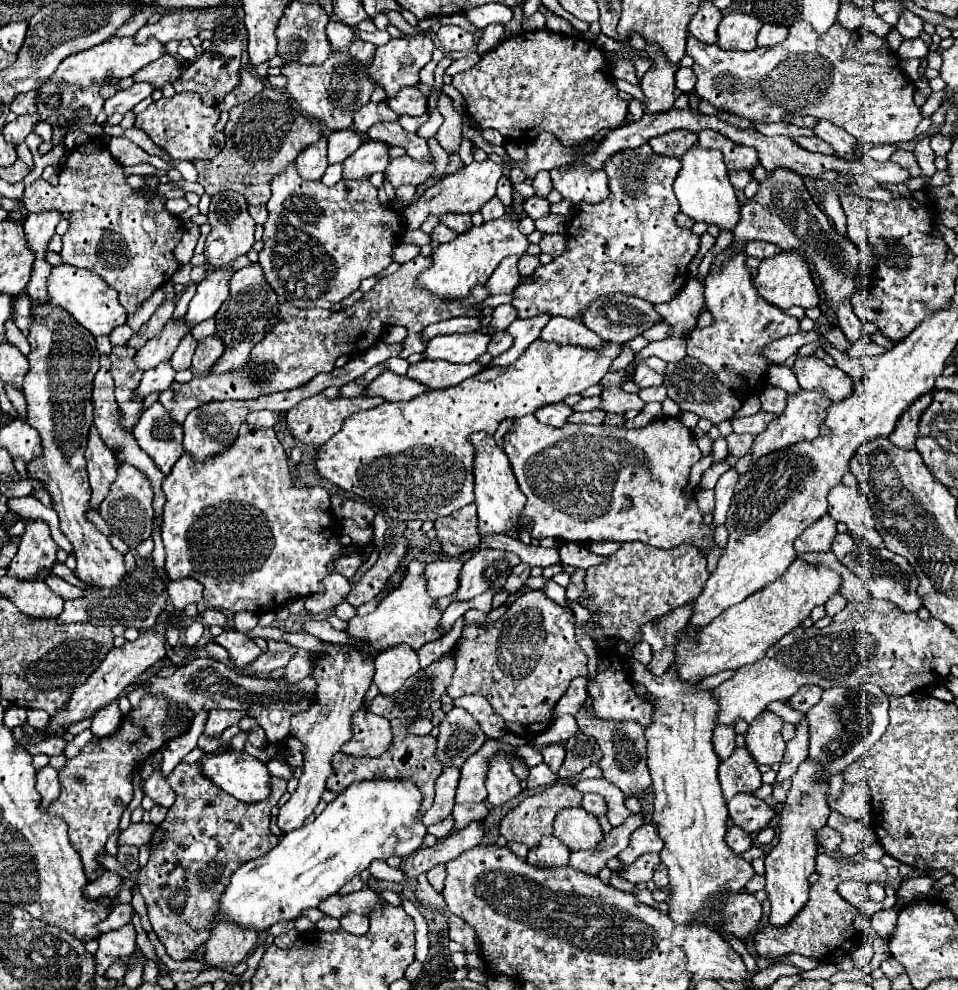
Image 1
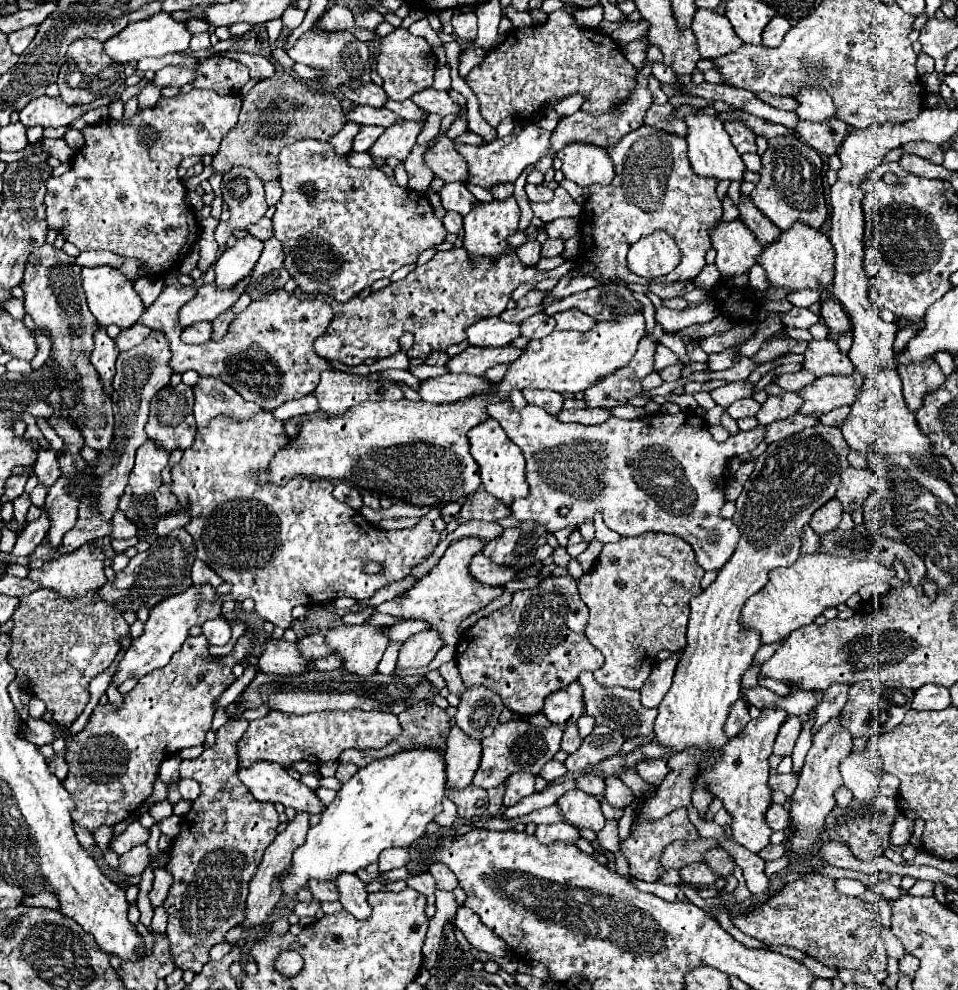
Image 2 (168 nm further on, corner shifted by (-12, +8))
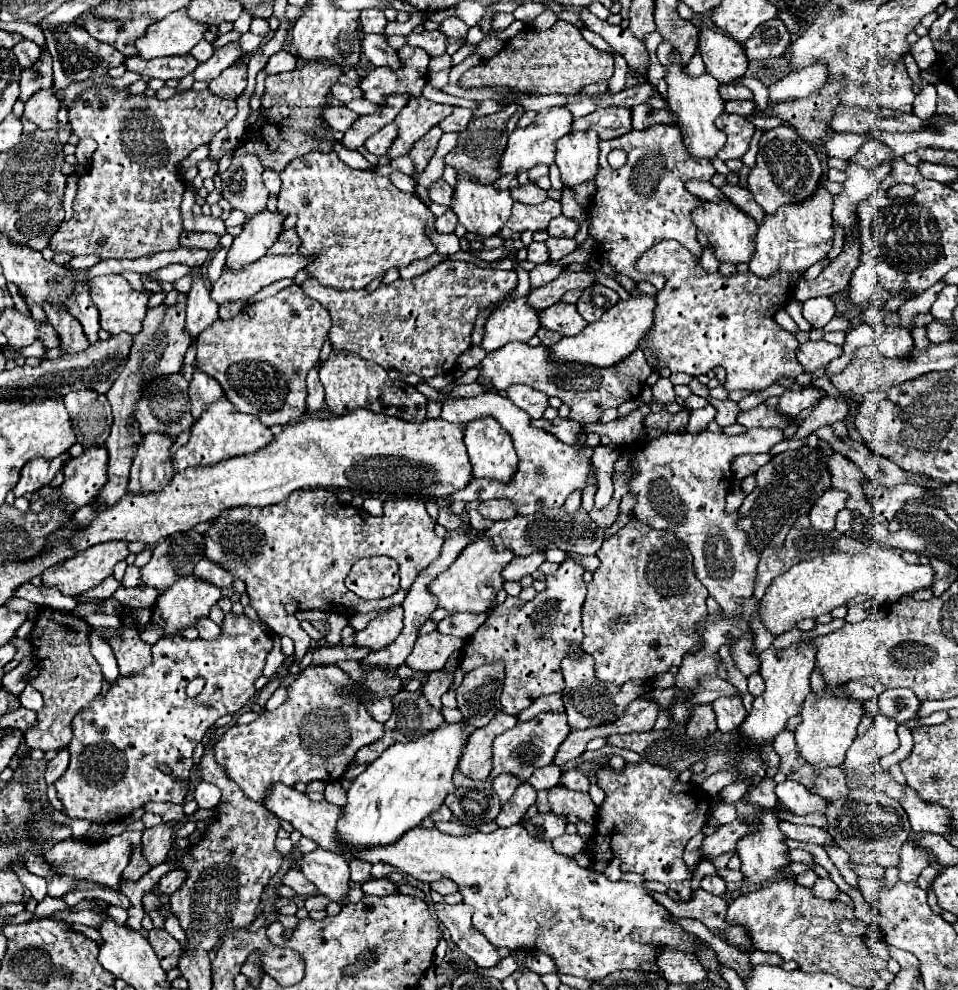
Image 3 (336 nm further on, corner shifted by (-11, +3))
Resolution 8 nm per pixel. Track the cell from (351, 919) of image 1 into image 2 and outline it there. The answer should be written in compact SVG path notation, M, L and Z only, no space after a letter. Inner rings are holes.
M341 873L341 877L337 877L335 885L339 891L339 901L345 907L345 911L355 915L357 919L365 919L371 915L371 907L367 903L365 883L357 875Z

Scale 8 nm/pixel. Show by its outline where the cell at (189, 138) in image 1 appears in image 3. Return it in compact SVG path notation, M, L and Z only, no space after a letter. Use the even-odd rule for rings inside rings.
M96 86L96 88L88 88L80 98L78 102L70 108L68 112L70 116L70 124L72 124L72 132L80 138L92 138L96 140L98 148L92 156L92 162L90 162L90 172L86 170L86 174L82 174L78 178L78 192L76 192L76 200L72 204L74 208L74 214L70 220L64 220L56 234L52 236L50 240L50 248L54 252L66 252L70 256L88 256L88 254L94 254L94 256L100 256L102 260L106 258L142 258L142 256L152 256L152 254L158 254L158 252L164 252L164 250L176 250L180 248L180 234L184 232L182 228L182 218L180 218L180 202L182 202L182 194L184 194L184 182L180 180L180 174L178 174L178 162L182 158L186 158L194 148L202 146L202 144L210 144L210 140L214 138L214 134L218 130L222 130L234 116L236 116L236 104L234 100L222 100L218 96L214 96L210 90L202 90L202 92L194 92L194 90L188 90L186 94L176 94L172 96L170 100L156 100L156 98L148 98L148 96L128 96L126 90L122 92L116 92L116 90L110 90L106 86Z

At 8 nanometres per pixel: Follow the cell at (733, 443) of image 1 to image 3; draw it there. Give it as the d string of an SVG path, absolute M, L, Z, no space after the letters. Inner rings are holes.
M824 396L820 400L820 404L812 410L812 414L798 426L798 430L794 434L794 440L808 438L808 434L812 434L814 430L818 430L820 426L826 426L826 424L834 424L838 420L844 420L846 414L848 414L848 404L842 398Z

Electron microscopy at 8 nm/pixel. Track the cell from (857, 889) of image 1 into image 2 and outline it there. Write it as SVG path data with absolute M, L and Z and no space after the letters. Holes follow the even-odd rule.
M837 879L835 889L839 889L839 893L845 893L849 897L859 897L861 893L865 893L867 887L857 879Z

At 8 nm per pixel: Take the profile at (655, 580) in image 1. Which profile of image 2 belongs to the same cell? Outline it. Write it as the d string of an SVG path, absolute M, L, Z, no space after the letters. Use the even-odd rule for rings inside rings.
M641 533L637 537L621 537L615 543L603 545L595 569L579 579L579 597L589 607L589 621L585 627L585 635L591 641L591 645L599 649L605 657L603 667L593 673L597 683L607 687L619 685L619 687L641 689L641 685L645 683L645 679L653 669L659 651L668 650L674 653L685 647L689 599L703 591L701 589L703 573L705 571L697 565L691 545L675 535Z

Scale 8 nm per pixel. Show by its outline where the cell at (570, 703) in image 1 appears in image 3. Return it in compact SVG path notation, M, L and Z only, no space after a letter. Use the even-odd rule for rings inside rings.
M548 694L544 698L536 698L536 702L532 702L532 706L524 712L518 714L518 720L520 722L526 722L526 720L532 720L536 718L538 714L542 712L564 712L564 704L562 704L562 694Z

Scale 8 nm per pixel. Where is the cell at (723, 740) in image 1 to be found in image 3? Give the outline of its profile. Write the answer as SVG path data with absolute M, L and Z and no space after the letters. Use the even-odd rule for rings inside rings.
M718 698L712 702L712 708L716 712L718 730L722 734L734 732L744 722L744 718L748 716L740 698Z

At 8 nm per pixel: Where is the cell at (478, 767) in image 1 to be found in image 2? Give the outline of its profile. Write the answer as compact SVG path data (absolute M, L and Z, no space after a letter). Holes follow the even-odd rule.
M509 721L499 723L491 737L485 737L483 743L483 757L481 765L473 777L473 783L491 789L495 785L501 785L509 775L517 771L527 771L537 775L541 767L555 757L555 753L561 749L561 737L563 737L565 725L547 725L547 727L535 727L527 721Z

